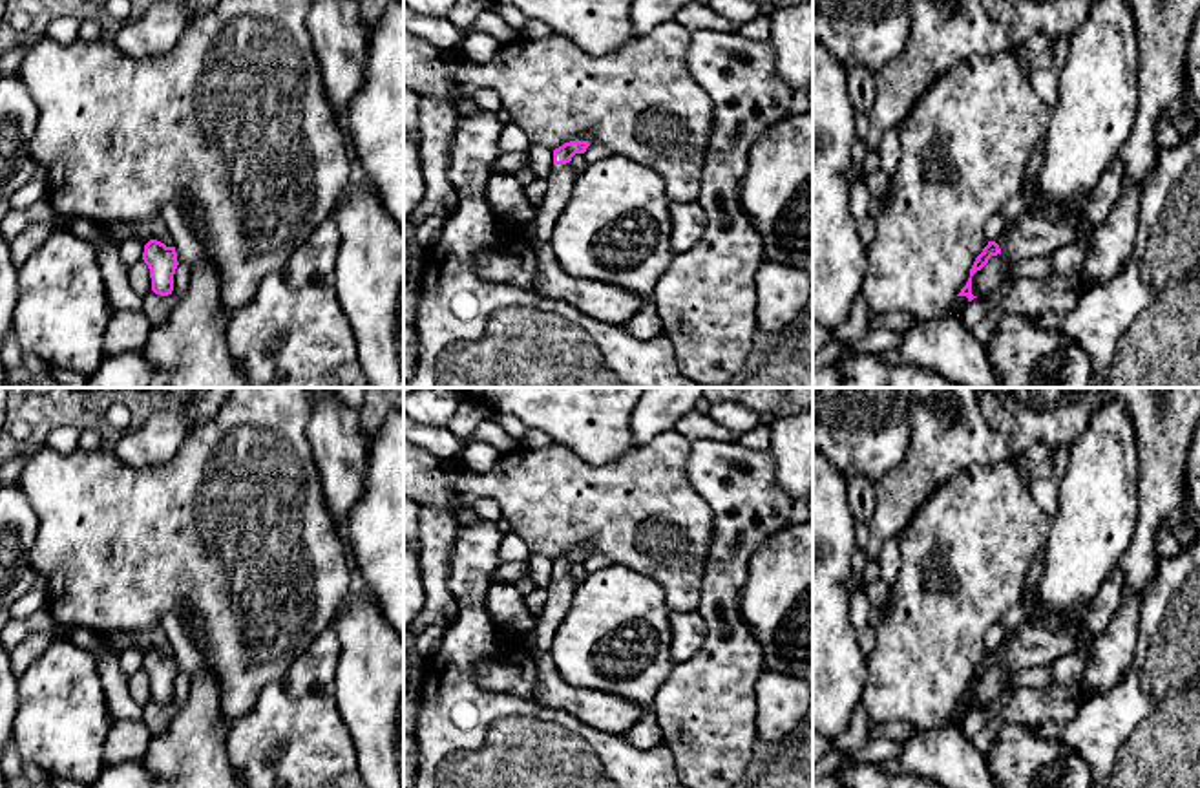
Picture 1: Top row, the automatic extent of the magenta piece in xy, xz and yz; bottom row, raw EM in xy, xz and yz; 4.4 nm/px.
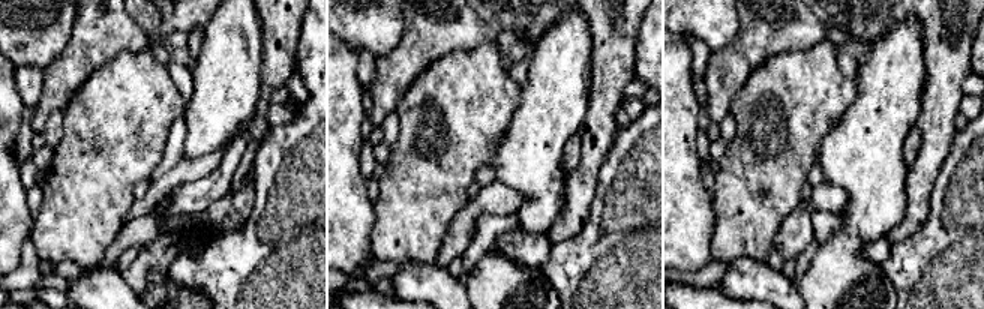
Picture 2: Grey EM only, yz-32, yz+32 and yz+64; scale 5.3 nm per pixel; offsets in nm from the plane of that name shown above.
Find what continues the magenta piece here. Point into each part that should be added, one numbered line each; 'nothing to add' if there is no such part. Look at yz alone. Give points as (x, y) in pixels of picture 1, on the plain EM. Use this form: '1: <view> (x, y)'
1: yz (1025, 648)

